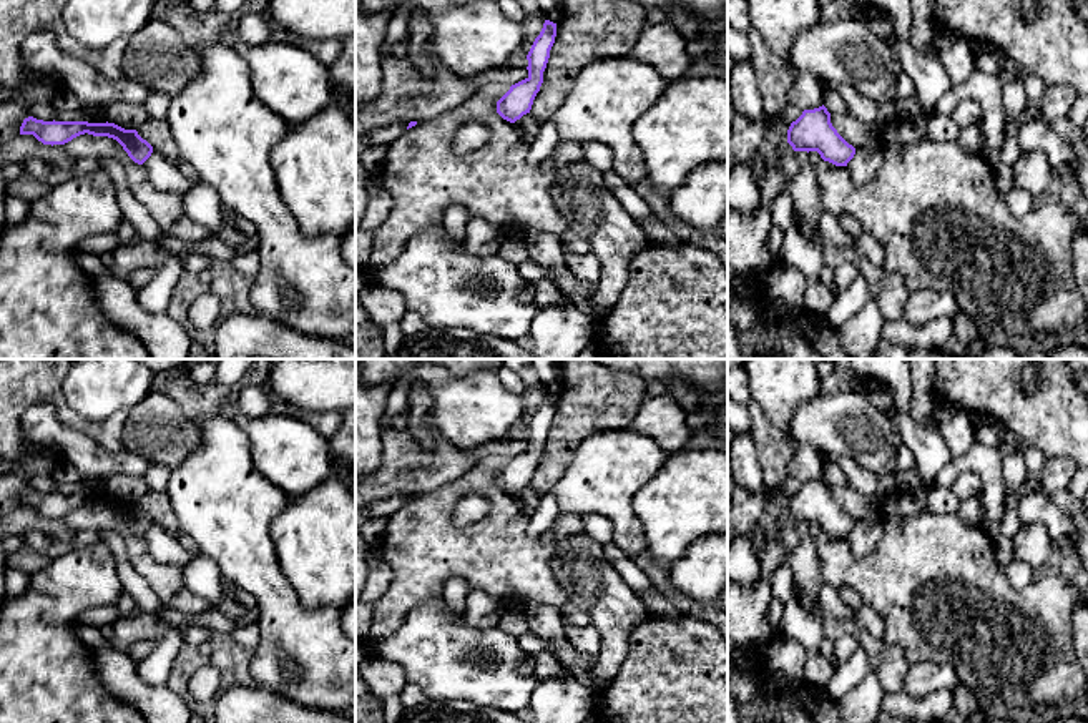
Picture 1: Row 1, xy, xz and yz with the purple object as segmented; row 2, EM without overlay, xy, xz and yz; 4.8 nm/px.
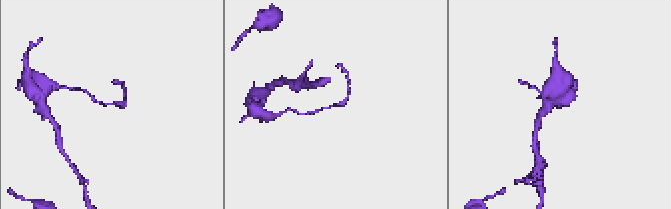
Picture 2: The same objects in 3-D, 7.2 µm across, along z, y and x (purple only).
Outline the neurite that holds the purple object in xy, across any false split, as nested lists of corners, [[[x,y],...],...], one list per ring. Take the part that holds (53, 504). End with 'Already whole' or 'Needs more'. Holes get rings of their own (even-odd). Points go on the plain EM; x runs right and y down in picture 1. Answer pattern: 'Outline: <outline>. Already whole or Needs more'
Outline: [[[33,489],[23,492],[20,507],[33,507],[43,517],[65,517],[80,507],[108,509],[116,512],[128,529],[143,537],[153,525],[153,519],[136,502],[125,502],[115,495],[88,494],[43,494]]]. Already whole

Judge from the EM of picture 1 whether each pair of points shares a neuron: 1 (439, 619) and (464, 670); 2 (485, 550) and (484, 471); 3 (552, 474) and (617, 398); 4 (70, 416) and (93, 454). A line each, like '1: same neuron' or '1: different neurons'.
1: same neuron
2: same neuron
3: same neuron
4: different neurons

